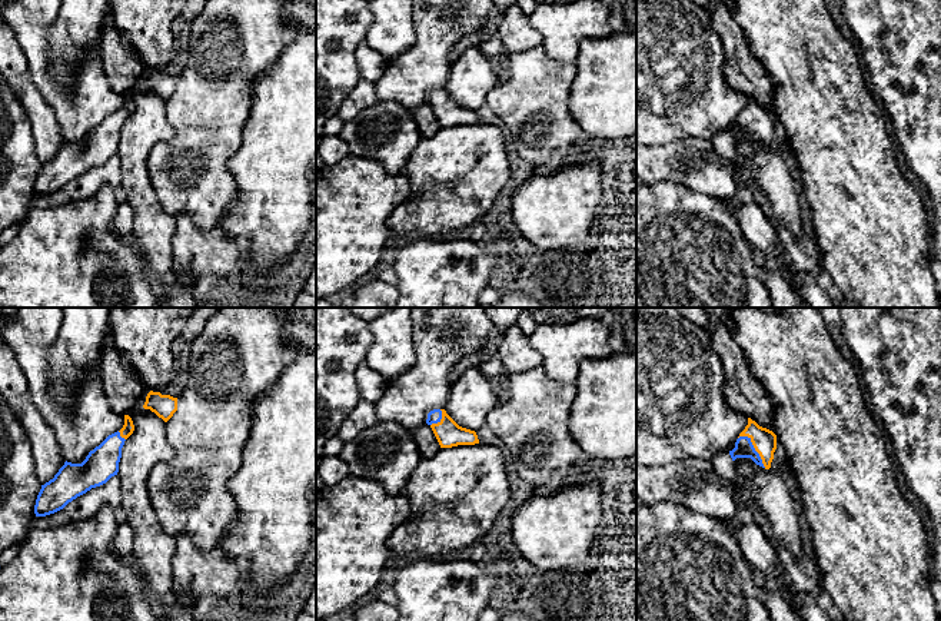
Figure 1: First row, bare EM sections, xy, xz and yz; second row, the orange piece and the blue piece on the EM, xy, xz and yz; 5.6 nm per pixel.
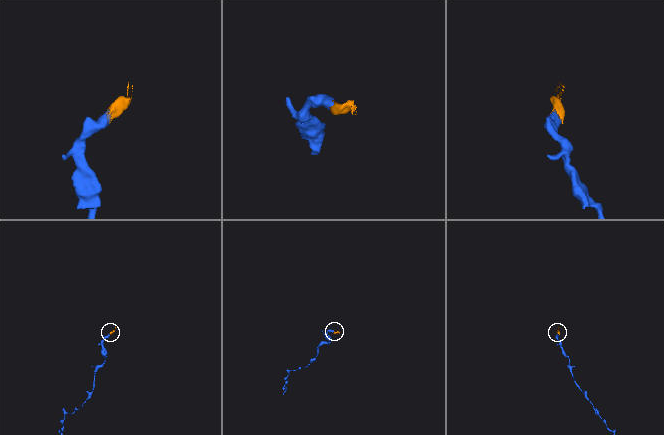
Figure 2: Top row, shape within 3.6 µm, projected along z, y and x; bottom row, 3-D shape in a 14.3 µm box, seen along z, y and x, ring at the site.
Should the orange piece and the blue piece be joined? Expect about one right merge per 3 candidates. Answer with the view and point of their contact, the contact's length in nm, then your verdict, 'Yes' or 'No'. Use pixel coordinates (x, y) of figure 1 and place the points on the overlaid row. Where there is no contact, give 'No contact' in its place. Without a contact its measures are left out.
Touches orange at yz (754, 447). Shared border 240 nm. Yes

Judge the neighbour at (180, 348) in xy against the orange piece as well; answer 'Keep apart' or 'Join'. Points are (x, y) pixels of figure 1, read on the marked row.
Join

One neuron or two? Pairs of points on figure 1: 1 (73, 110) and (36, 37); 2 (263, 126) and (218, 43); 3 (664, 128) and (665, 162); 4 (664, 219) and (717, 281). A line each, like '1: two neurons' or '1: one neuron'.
1: one neuron
2: two neurons
3: two neurons
4: one neuron

